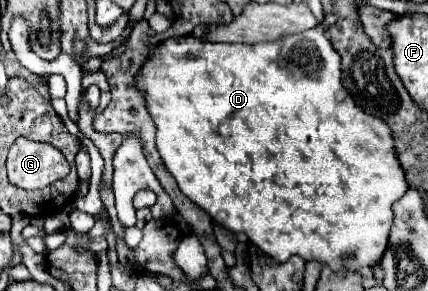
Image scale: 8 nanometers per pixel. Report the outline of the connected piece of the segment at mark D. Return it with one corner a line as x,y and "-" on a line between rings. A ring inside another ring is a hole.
321,24
307,32
281,36
279,40
269,40
263,44
211,44
193,36
167,38
151,52
137,76
137,82
147,100
147,110
157,126
157,150
163,158
163,164
175,176
179,188
223,228
235,234
243,232
263,254
277,262
287,262
289,256
297,254
305,262
317,260
319,264
329,266
333,272
359,272
363,266
373,268
381,262
389,244
389,232
393,228
393,204
403,198
409,182
397,160
391,128
387,122
365,114
343,88
341,56
325,38

